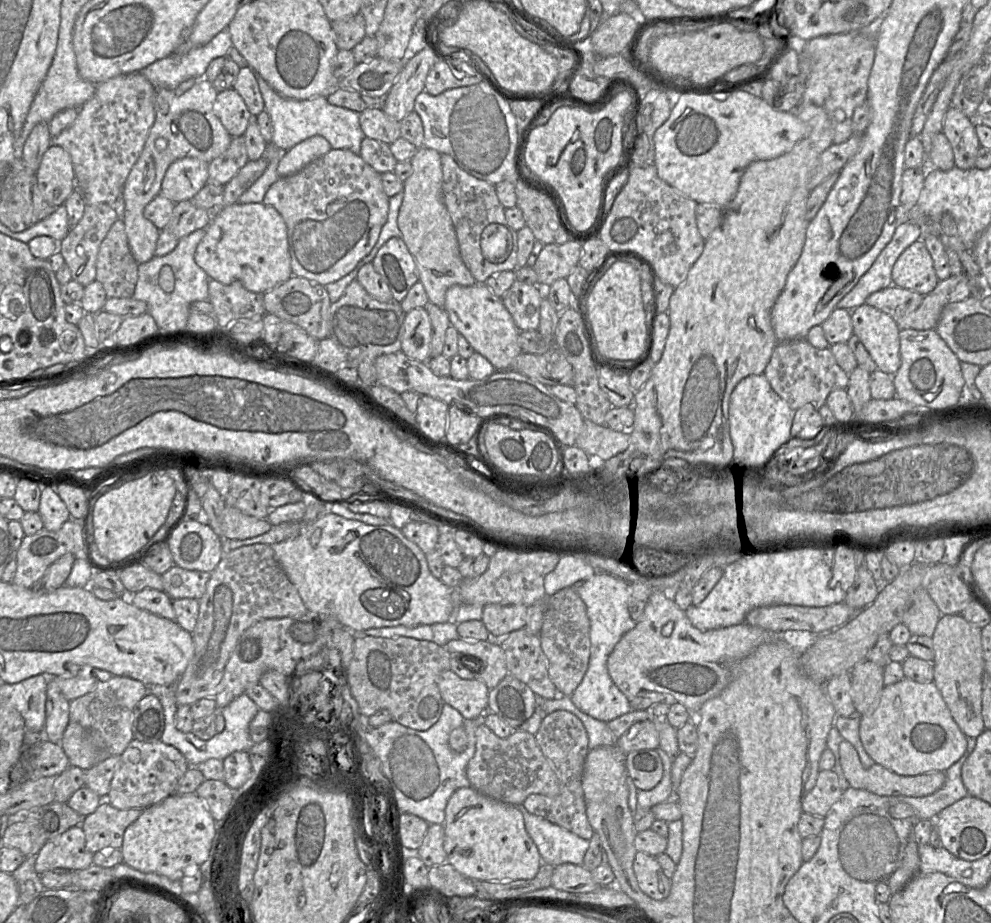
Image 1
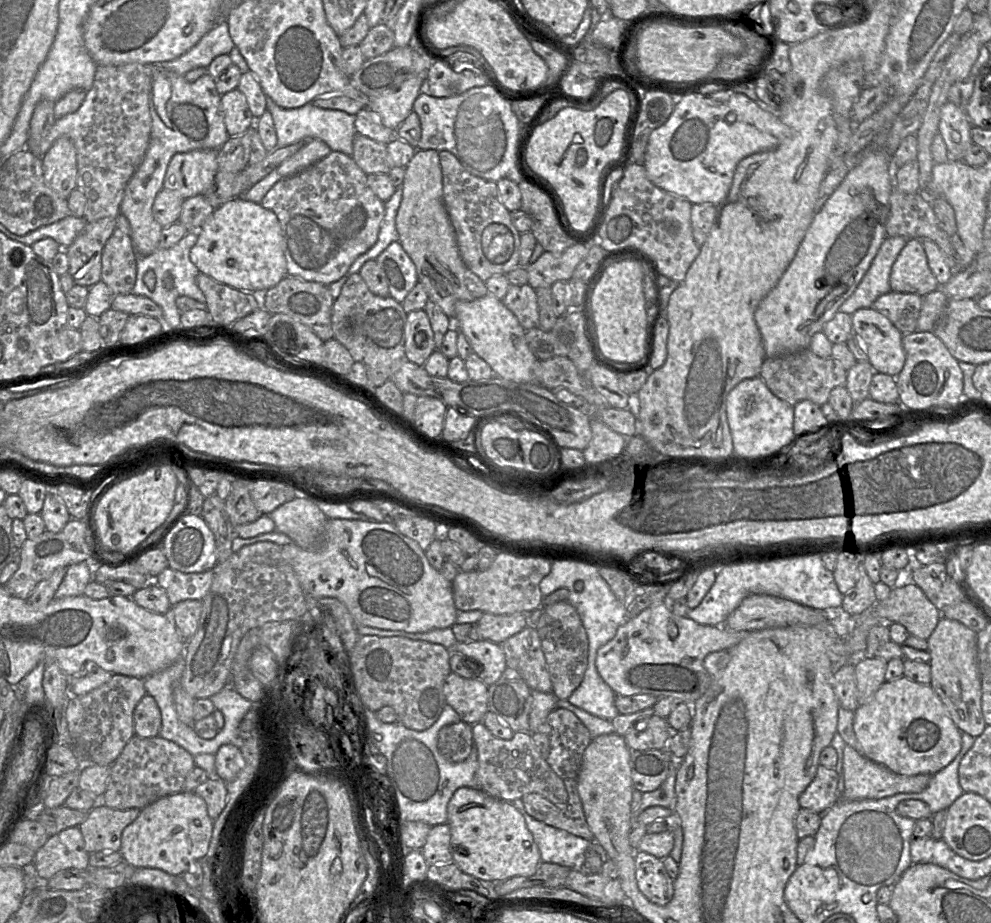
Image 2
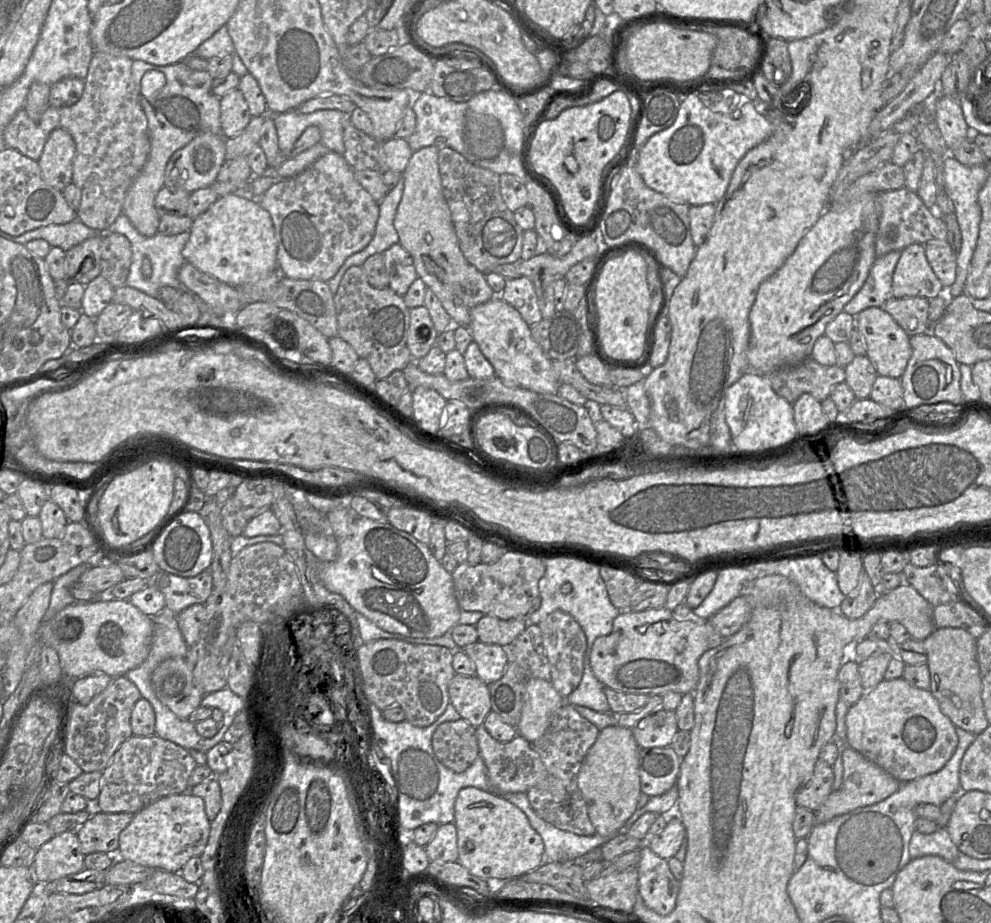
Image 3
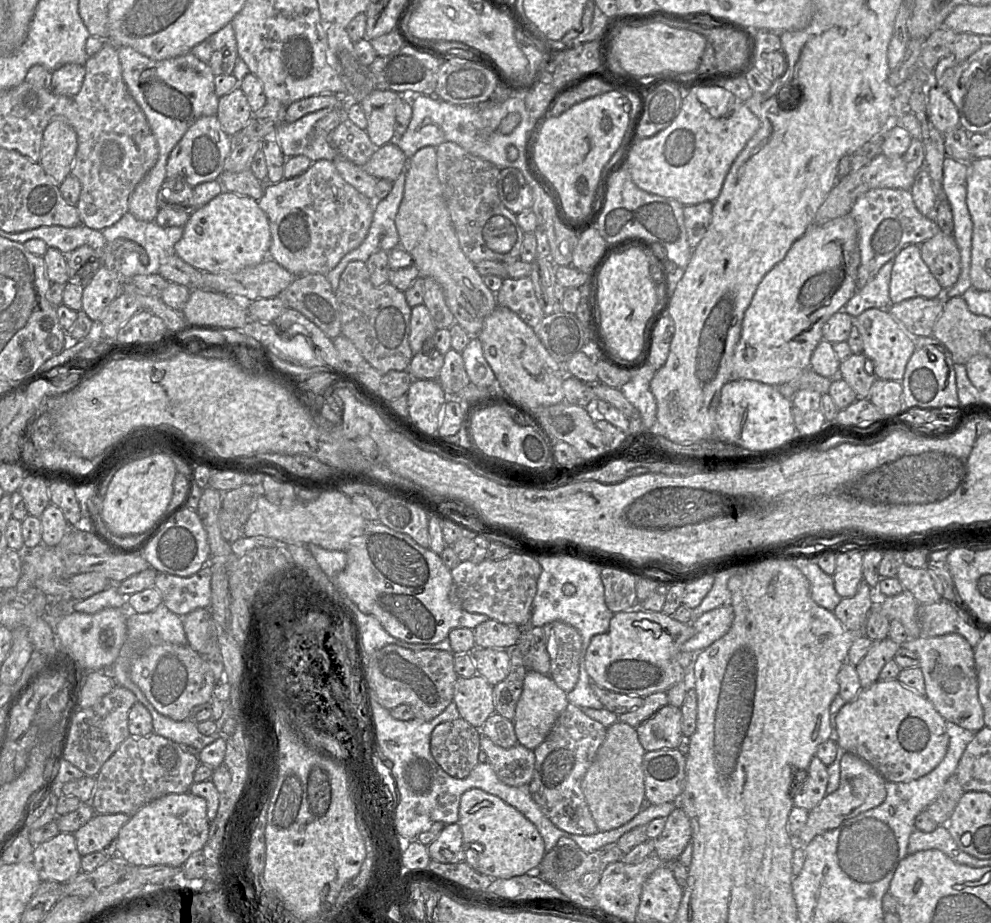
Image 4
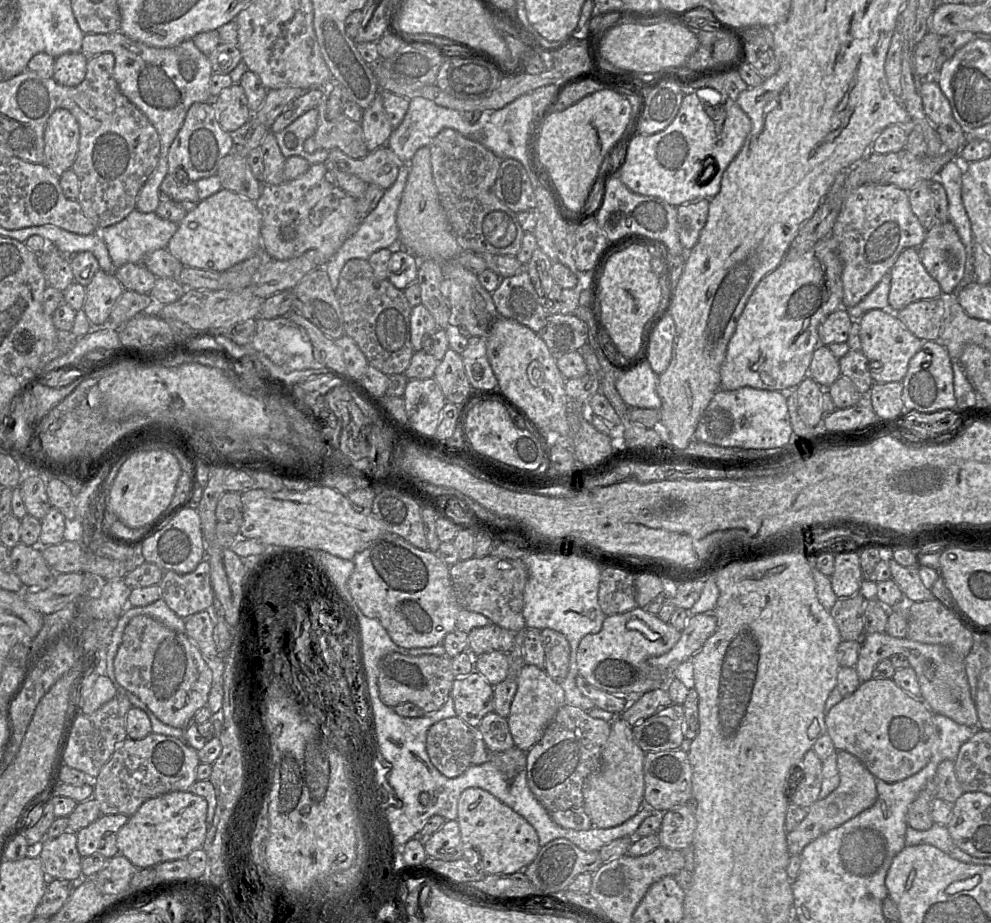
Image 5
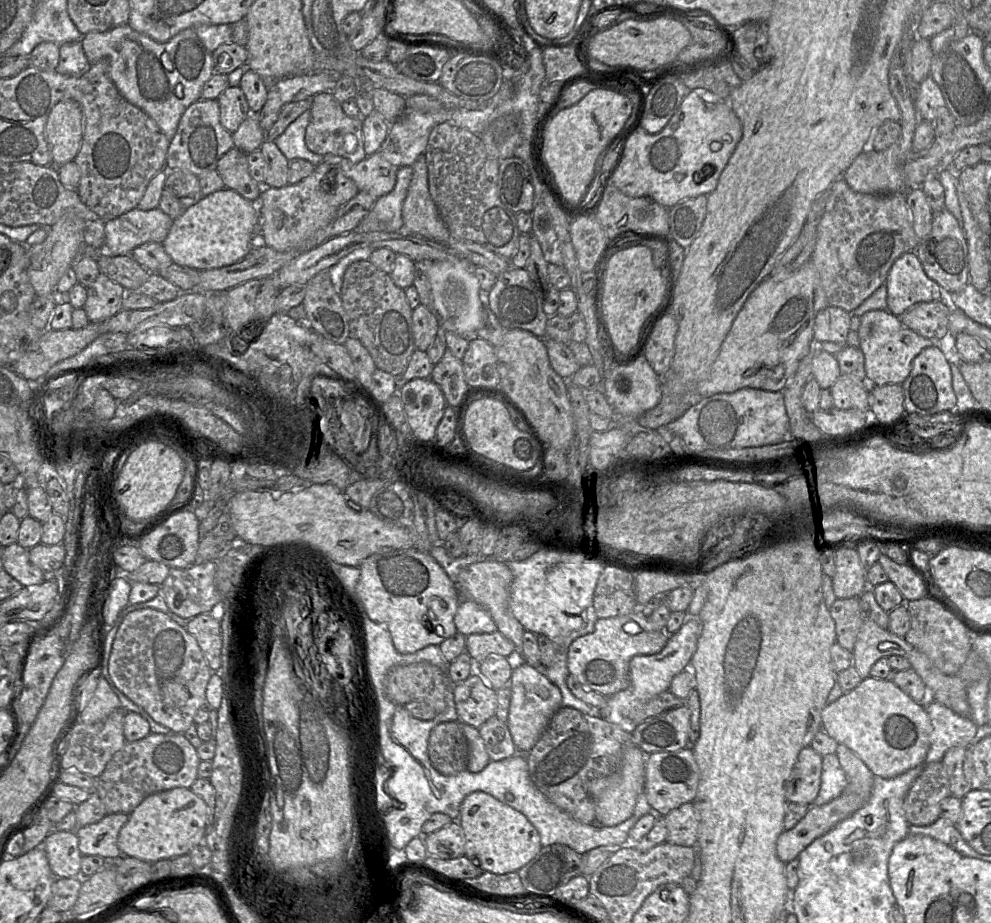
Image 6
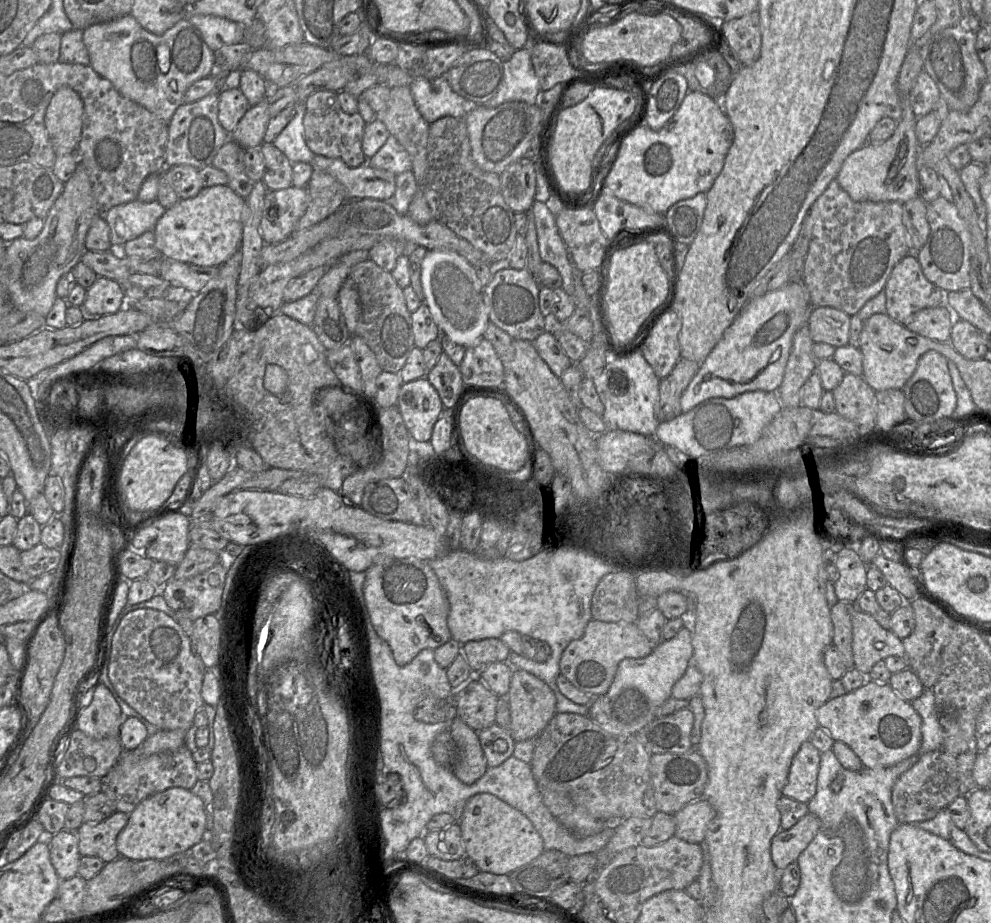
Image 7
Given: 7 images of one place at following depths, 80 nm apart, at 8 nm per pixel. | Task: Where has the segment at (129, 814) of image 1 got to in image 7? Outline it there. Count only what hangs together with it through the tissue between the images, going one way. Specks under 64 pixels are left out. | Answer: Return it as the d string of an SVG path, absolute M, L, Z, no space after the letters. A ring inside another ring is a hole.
M115 812L97 824L83 823L75 832L78 837L79 853L82 856L98 857L109 863L120 857L116 838L127 825L129 814Z

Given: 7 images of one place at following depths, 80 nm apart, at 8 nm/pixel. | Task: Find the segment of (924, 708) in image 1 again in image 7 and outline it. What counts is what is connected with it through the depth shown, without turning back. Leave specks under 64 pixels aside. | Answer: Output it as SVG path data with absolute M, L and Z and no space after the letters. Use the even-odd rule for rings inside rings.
M868 679L864 685L829 699L816 710L820 728L834 741L842 741L859 757L866 768L893 766L915 754L921 745L921 717L889 683Z

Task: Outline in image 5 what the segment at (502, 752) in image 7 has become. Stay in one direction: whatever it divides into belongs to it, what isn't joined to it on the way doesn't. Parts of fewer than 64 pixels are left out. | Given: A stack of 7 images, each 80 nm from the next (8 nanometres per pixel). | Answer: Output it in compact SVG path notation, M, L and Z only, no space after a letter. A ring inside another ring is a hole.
M494 711L482 718L477 729L489 753L504 752L515 746L507 718L501 717Z

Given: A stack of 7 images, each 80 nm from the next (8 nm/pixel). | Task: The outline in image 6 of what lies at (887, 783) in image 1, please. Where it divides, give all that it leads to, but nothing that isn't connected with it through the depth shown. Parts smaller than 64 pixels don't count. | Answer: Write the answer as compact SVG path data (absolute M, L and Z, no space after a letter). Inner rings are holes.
M843 744L837 745L835 755L846 774L847 785L834 800L821 806L809 806L805 816L793 828L787 831L784 830L779 835L776 842L776 854L785 864L796 859L816 838L824 835L839 822L859 810L868 802L871 796L874 775L859 756Z

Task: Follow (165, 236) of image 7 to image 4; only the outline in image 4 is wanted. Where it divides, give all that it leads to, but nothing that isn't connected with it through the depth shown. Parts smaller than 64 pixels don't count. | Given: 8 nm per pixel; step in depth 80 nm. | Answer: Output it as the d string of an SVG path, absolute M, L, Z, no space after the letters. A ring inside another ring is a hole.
M223 190L201 208L195 209L183 227L182 238L175 244L175 255L202 272L235 273L246 267L255 266L269 257L271 232L269 220L258 202L248 196Z

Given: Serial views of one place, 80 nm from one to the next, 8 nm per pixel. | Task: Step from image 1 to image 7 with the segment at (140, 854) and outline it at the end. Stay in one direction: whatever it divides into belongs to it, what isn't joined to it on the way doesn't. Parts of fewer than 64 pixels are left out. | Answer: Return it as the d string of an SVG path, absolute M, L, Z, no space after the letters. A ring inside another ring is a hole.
M172 787L147 797L137 805L116 838L116 848L120 857L131 861L161 861L174 854L190 852L206 836L207 819L203 801L191 790Z

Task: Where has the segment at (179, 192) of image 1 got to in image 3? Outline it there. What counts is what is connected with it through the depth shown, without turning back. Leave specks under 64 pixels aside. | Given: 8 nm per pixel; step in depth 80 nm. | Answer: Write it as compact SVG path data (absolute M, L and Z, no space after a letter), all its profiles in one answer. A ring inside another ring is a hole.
M205 132L196 136L186 146L175 151L165 169L164 185L169 188L184 189L189 193L210 187L226 160L225 141L226 138L222 134Z

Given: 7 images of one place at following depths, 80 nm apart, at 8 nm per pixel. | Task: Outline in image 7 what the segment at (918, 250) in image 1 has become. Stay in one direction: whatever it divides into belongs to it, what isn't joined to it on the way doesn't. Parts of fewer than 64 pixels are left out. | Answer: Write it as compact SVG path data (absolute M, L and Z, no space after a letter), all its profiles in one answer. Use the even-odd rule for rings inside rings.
M909 253L893 267L884 292L885 313L900 324L924 308L945 303L945 293L925 278L915 253Z

